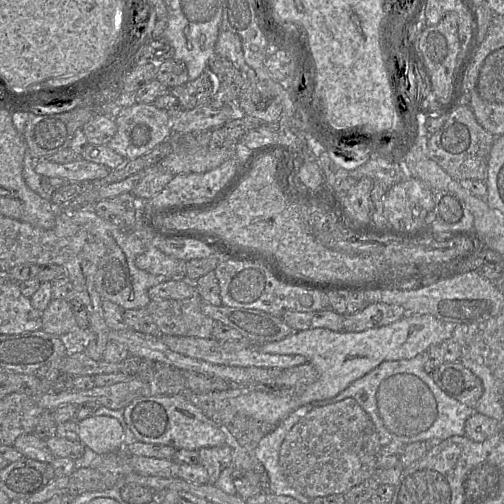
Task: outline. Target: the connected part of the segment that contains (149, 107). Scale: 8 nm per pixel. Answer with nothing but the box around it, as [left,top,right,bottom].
[106,100,172,160]

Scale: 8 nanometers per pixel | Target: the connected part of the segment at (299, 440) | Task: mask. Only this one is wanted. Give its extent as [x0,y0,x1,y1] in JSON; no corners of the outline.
[279,398,379,499]

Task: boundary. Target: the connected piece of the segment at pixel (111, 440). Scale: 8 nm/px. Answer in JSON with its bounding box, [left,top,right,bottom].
[77,416,124,456]

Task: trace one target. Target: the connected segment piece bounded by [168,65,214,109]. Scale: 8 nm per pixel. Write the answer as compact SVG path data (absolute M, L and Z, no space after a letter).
M207 65L207 71L204 71L198 78L175 86L168 91L178 99L180 108L193 109L196 106L206 104L214 93L211 87L212 77L213 75L208 72Z

